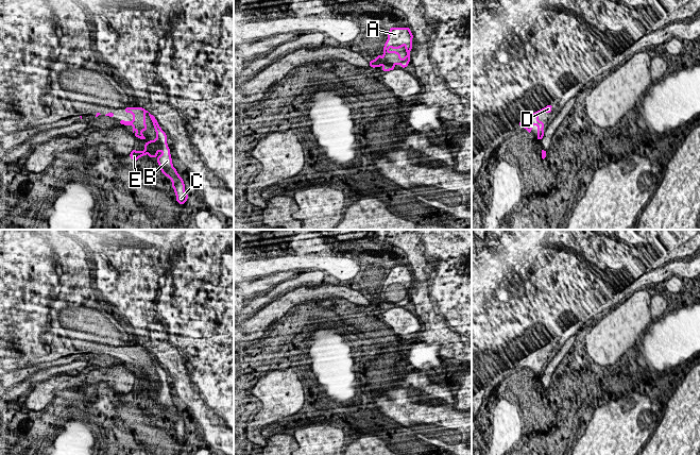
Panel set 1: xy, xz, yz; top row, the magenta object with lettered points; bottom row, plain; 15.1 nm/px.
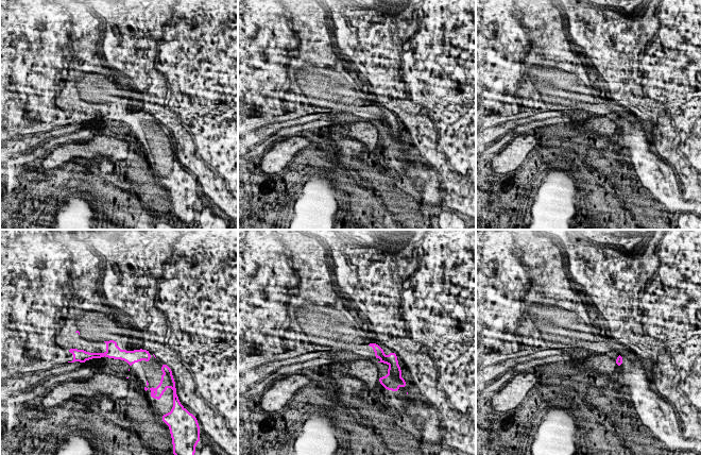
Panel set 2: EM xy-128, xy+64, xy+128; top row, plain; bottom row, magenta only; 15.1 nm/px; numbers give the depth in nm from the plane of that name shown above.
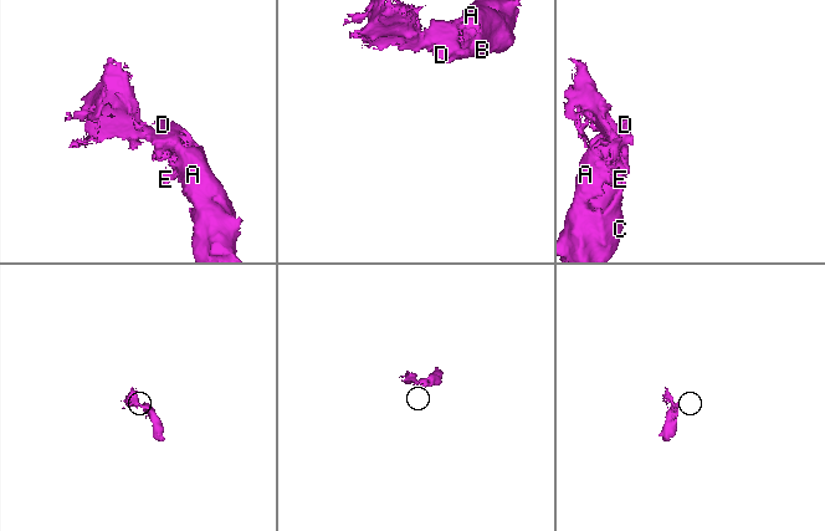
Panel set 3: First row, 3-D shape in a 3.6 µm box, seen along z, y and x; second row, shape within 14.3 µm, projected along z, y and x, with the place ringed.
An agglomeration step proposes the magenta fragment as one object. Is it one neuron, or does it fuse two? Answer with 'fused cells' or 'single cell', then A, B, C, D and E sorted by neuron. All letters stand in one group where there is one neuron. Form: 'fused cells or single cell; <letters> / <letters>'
single cell; A B C D E

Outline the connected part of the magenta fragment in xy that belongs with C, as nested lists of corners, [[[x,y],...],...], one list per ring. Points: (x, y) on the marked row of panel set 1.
[[[126,107],[124,108],[125,113],[132,113],[133,114],[133,121],[124,121],[120,120],[119,123],[124,125],[132,125],[133,127],[133,133],[136,137],[146,140],[147,138],[141,133],[142,131],[147,131],[147,124],[144,123],[146,116],[144,113],[147,112],[149,114],[149,117],[151,118],[156,135],[157,137],[154,140],[150,140],[146,142],[144,151],[136,151],[133,149],[130,156],[135,163],[139,157],[148,154],[150,158],[156,157],[157,163],[159,165],[159,168],[161,170],[161,173],[165,173],[166,176],[170,179],[170,181],[173,182],[173,189],[175,191],[176,201],[183,205],[185,202],[187,202],[188,195],[185,192],[185,184],[183,179],[177,173],[176,169],[172,165],[172,158],[170,155],[170,149],[167,145],[167,135],[166,133],[160,129],[157,120],[153,115],[151,115],[148,111],[146,111],[142,107]]]

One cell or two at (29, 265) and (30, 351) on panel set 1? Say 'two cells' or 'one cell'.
one cell

